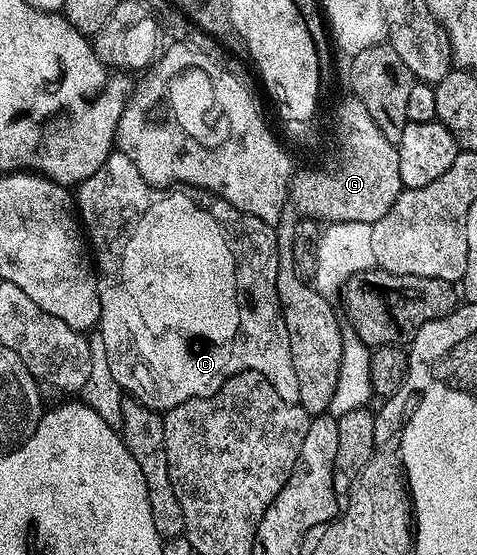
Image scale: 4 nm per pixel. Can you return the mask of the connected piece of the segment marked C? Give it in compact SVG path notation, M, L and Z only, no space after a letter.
M115 150L88 177L76 187L76 207L80 212L80 222L88 236L93 258L96 260L98 276L98 296L100 297L100 332L104 339L108 355L109 368L116 377L121 392L135 399L152 411L165 413L176 405L189 399L199 399L205 395L214 395L233 375L241 371L260 373L284 397L284 401L298 403L300 385L296 382L296 368L292 365L292 349L288 345L288 325L284 325L284 317L280 309L280 301L276 293L276 273L278 272L278 236L275 228L269 223L260 221L248 213L233 207L212 191L204 191L201 187L154 187L144 177L140 177L140 169L136 169L133 161L123 151Z

